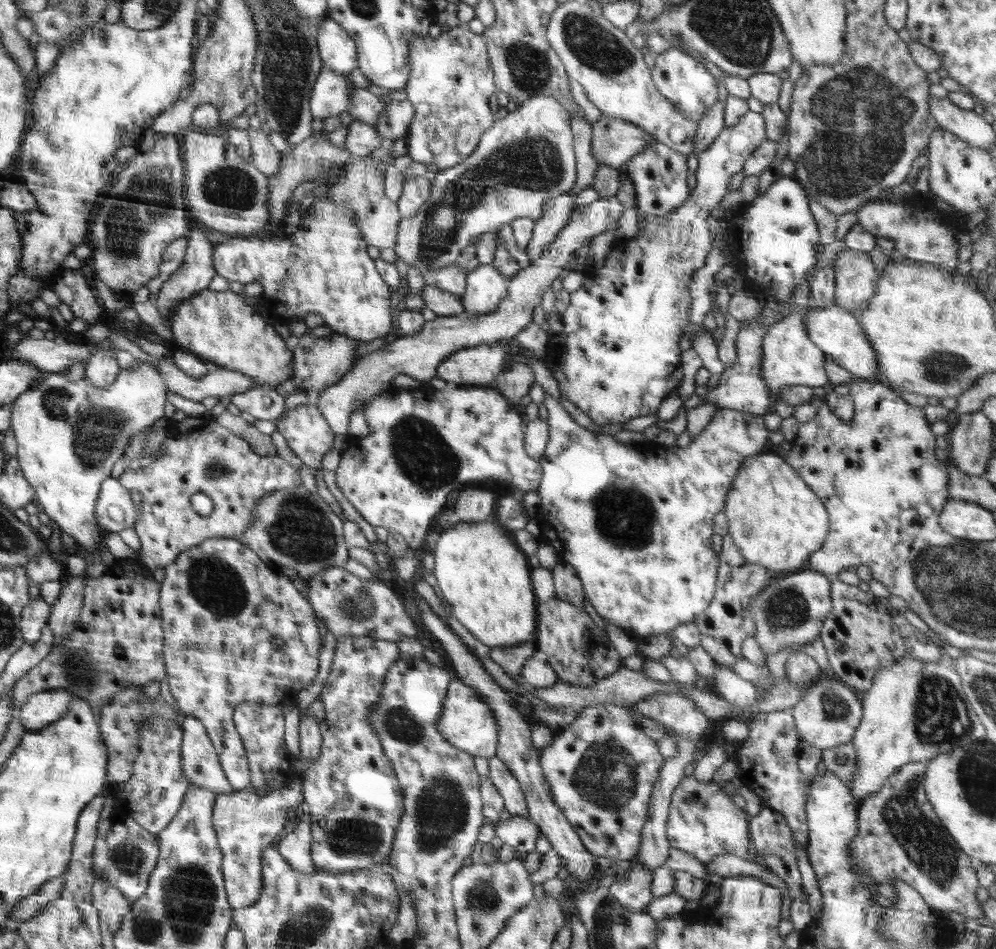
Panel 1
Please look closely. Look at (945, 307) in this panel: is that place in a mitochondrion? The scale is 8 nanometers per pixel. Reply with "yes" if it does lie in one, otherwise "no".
no

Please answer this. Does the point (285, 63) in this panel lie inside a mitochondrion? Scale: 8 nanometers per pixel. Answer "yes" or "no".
yes

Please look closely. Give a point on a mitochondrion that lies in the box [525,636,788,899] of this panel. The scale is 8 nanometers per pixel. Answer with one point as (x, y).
(607, 776)

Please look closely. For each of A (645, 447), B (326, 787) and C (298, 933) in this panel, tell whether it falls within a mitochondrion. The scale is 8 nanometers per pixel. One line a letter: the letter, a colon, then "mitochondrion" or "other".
A: other
B: other
C: mitochondrion

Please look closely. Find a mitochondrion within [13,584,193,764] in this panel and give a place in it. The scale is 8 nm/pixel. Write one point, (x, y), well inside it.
(76, 668)

